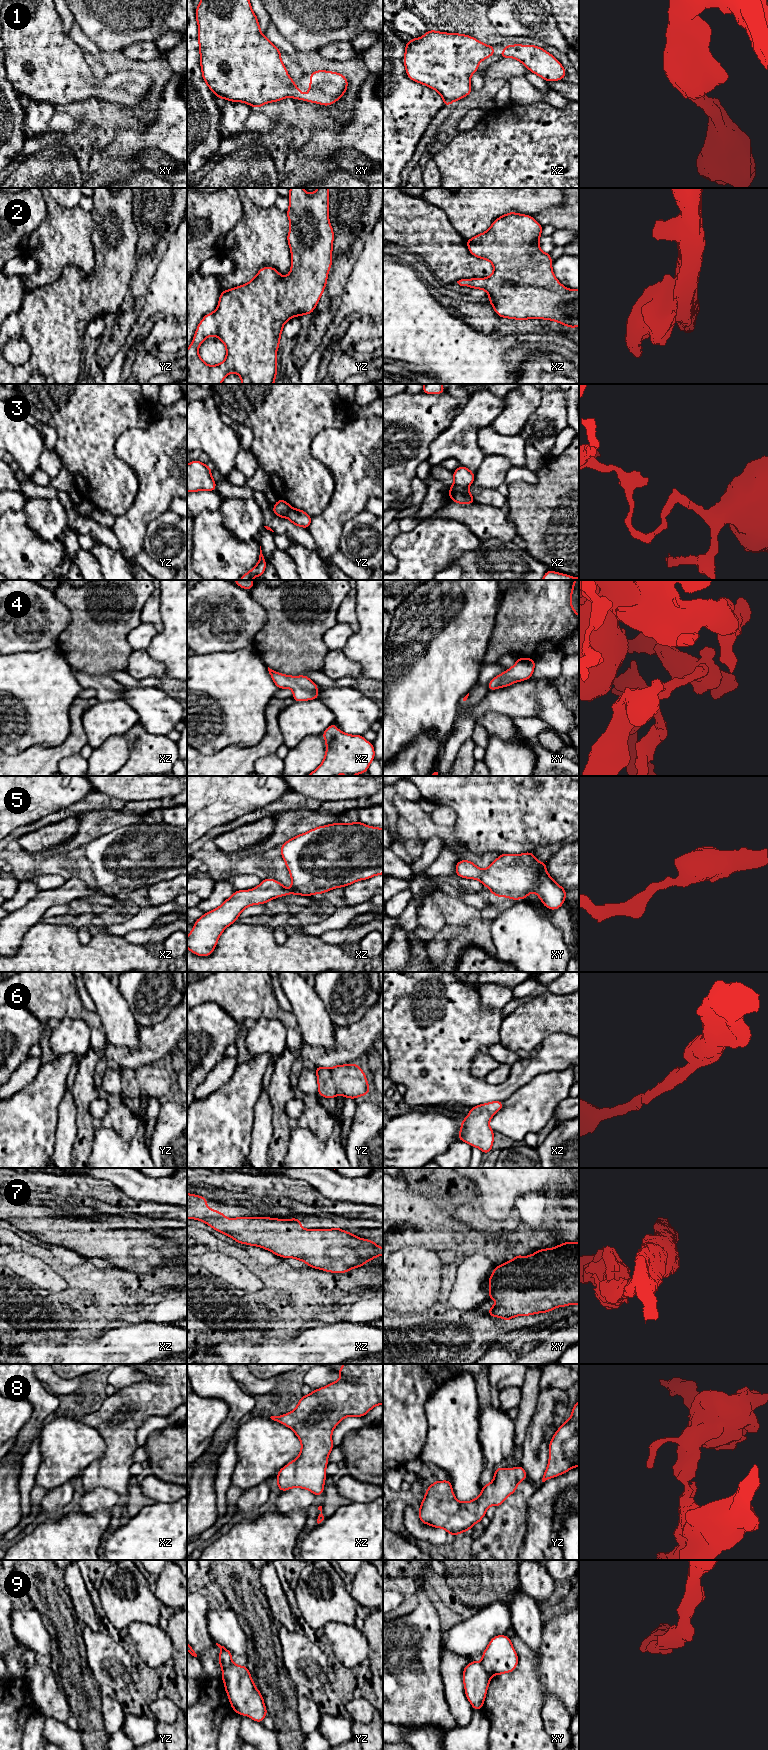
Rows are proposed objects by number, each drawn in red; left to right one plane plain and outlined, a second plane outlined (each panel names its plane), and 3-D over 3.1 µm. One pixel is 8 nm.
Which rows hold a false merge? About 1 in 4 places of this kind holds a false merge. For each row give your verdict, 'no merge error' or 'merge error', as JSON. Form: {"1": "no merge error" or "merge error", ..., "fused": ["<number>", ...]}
{"1": "no merge error", "2": "no merge error", "3": "merge error", "4": "no merge error", "5": "no merge error", "6": "no merge error", "7": "no merge error", "8": "no merge error", "9": "merge error", "fused": ["3", "9"]}

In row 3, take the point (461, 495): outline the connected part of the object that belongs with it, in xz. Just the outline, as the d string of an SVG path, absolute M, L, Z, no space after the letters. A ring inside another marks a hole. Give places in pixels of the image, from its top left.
M452 485L449 487L449 498L458 504L473 504L475 499L467 488Z

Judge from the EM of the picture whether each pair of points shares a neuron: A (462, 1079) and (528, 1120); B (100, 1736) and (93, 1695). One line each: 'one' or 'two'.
A: two
B: one

